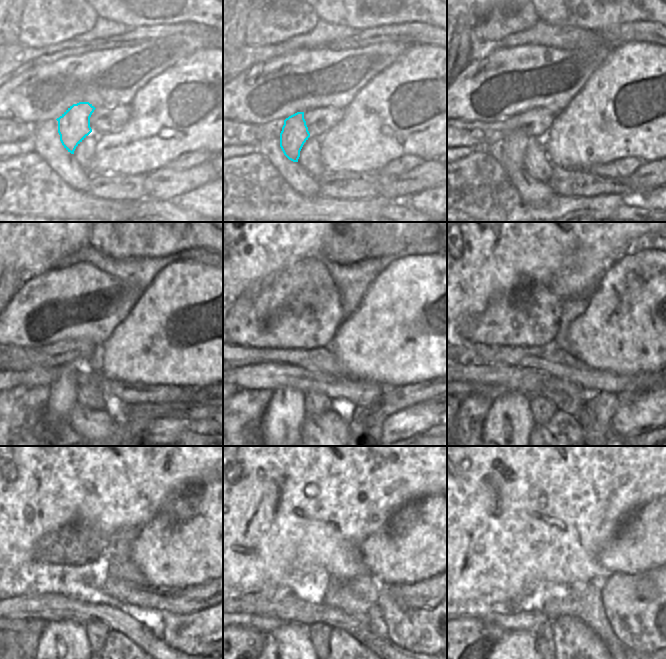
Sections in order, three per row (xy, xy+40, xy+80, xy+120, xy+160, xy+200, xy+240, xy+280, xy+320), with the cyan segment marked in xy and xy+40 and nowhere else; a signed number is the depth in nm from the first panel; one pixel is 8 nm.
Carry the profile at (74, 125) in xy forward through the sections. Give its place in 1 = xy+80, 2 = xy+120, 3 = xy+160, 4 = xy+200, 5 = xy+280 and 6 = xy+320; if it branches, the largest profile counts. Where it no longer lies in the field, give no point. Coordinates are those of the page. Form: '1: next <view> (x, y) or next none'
1: next xy+80 (514, 144)
2: next xy+120 (62, 399)
3: next xy+160 (282, 422)
4: next xy+200 (508, 424)
5: next xy+280 (288, 649)
6: next xy+320 (517, 649)

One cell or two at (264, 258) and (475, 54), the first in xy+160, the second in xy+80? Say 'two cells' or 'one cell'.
two cells

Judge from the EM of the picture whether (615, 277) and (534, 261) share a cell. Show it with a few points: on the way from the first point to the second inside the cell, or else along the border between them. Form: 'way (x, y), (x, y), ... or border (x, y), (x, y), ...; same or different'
border (620, 259), (604, 273), (597, 288), (590, 295); different

